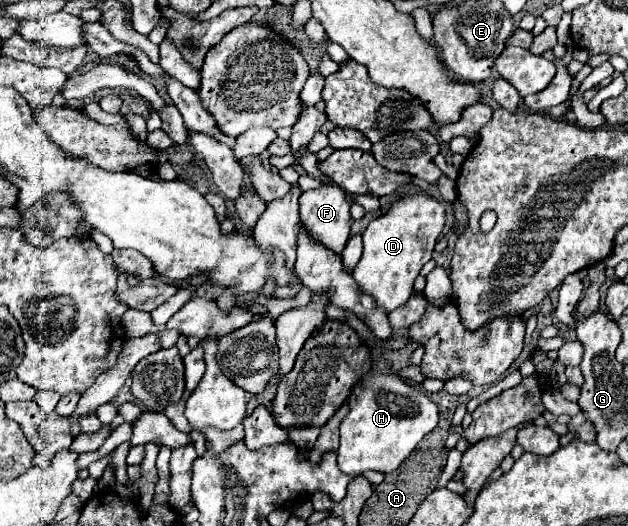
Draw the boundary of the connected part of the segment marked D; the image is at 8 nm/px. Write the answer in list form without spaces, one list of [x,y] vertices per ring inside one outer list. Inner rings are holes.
[[[419,192],[393,202],[387,214],[369,222],[363,232],[363,254],[351,276],[363,294],[375,300],[377,308],[393,312],[413,296],[413,282],[425,262],[431,260],[437,238],[445,226],[445,206],[433,196]]]

